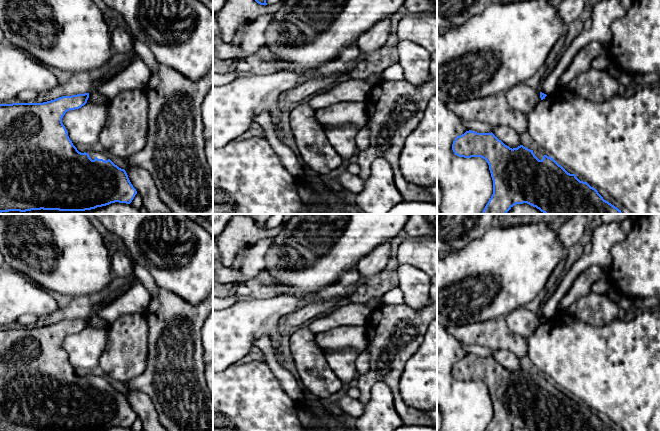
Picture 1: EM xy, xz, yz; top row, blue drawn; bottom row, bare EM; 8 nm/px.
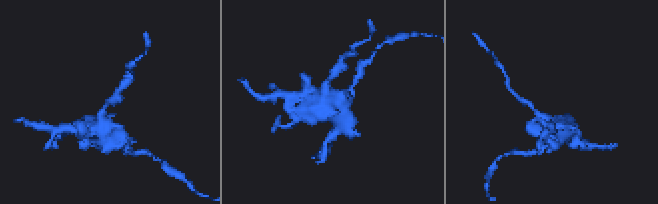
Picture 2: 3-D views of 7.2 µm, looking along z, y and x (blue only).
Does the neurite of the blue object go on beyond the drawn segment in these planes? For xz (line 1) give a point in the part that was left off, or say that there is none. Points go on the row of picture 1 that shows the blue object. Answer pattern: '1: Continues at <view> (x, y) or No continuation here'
1: No continuation here

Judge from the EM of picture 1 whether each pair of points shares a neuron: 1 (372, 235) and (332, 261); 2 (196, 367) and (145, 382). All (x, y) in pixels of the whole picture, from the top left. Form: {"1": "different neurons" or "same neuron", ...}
{"1": "same neuron", "2": "same neuron"}

